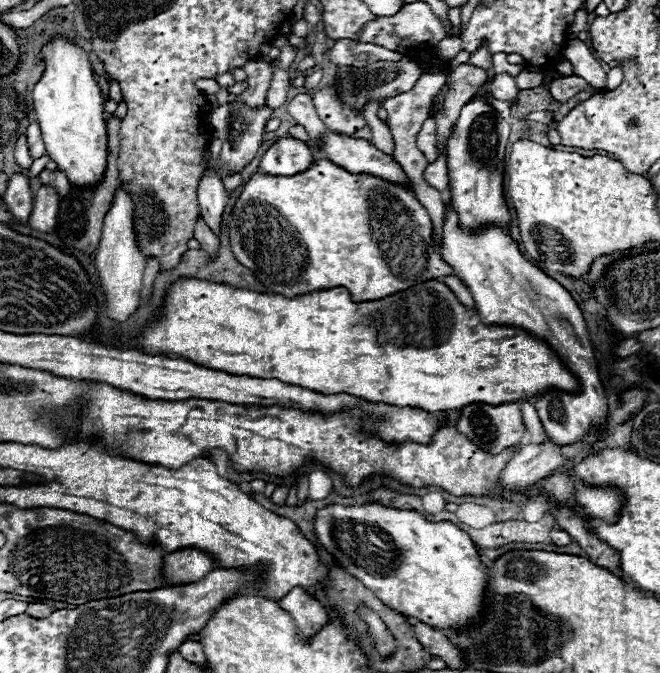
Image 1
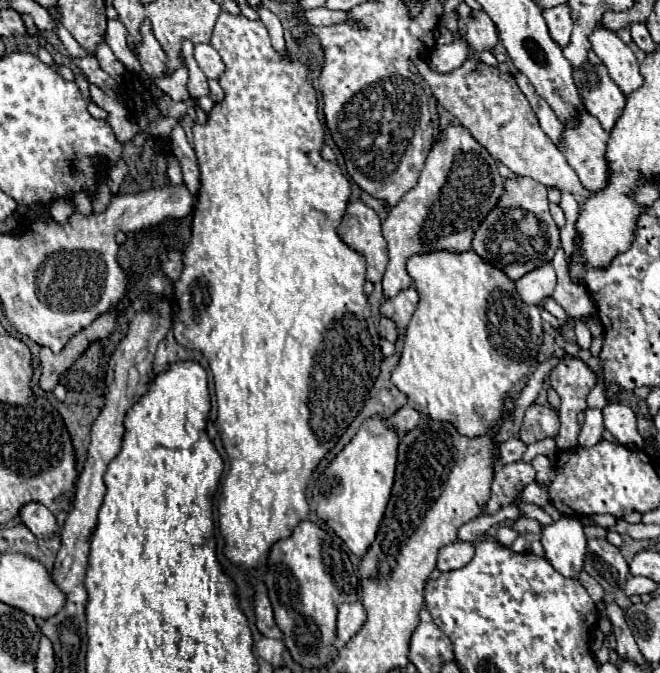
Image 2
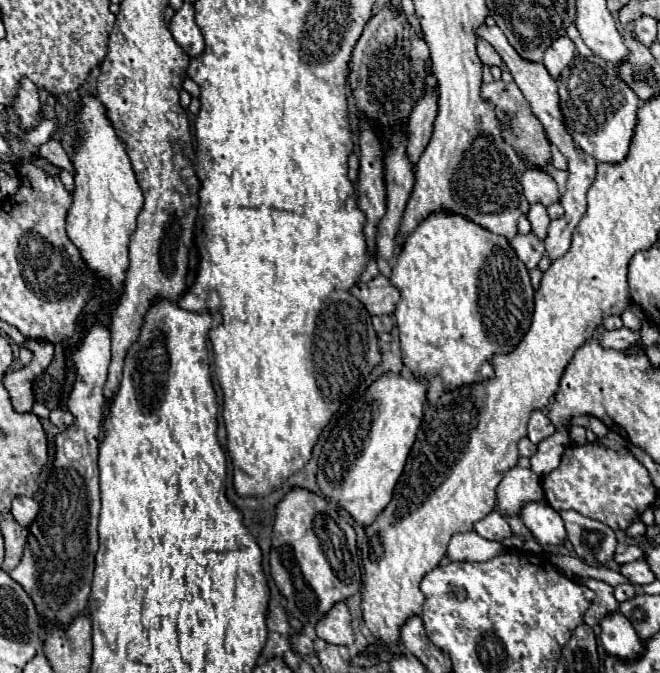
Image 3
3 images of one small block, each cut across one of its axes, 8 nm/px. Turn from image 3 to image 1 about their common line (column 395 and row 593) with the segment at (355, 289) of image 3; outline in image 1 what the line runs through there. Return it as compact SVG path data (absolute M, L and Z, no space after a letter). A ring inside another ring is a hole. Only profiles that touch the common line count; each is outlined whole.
M292 588L282 600L278 600L278 606L296 620L302 640L316 634L328 622L328 614L322 604L306 594L304 588Z

